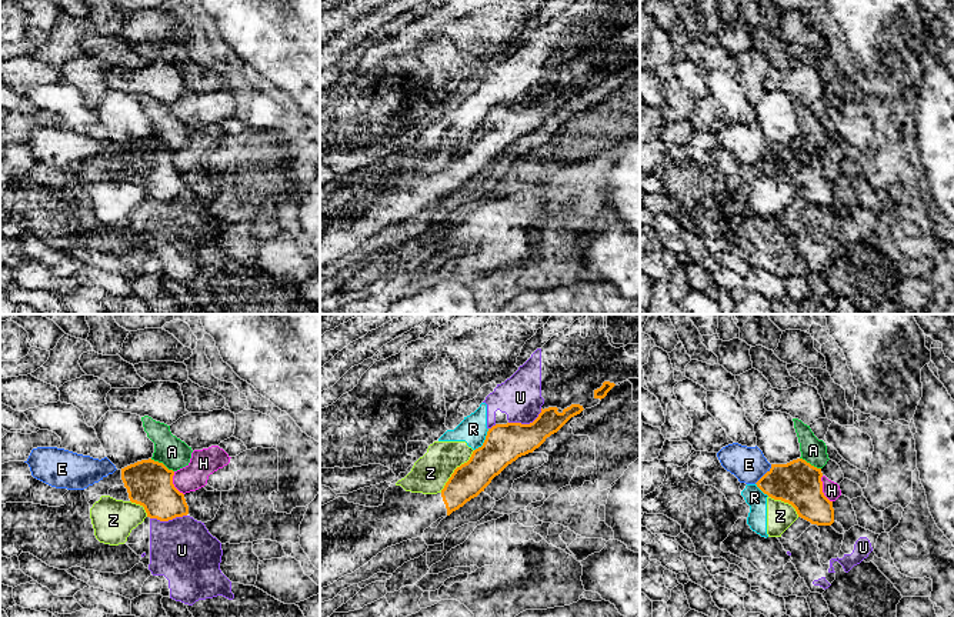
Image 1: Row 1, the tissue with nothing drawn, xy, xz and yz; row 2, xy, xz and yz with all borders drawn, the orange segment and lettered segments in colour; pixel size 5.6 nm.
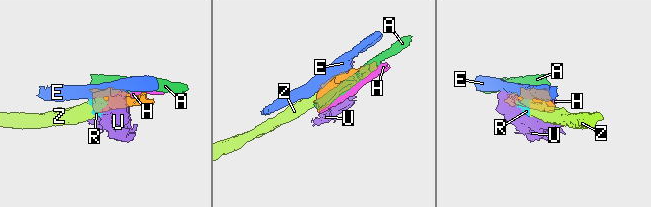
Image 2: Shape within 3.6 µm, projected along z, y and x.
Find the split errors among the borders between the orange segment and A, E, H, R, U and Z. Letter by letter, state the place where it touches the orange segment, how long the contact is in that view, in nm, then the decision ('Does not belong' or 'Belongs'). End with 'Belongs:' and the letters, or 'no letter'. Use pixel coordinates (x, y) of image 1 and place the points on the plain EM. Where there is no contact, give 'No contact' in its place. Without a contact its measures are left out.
A: Touches orange at xy (162, 143). Shared border 150 nm. Does not belong
E: Touches orange at yz (764, 154). Shared border 150 nm. Does not belong
H: Touches orange at yz (821, 169). Shared border 160 nm. Does not belong
R: Touches orange at xz (484, 120). Shared border 150 nm. Does not belong
U: Touches orange at xz (526, 104). Shared border 200 nm. Does not belong
Z: Touches orange at xz (454, 150). Shared border 300 nm. Does not belong
Belongs: no letter

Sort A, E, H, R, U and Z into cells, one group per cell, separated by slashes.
A / E / H / R Z / U

